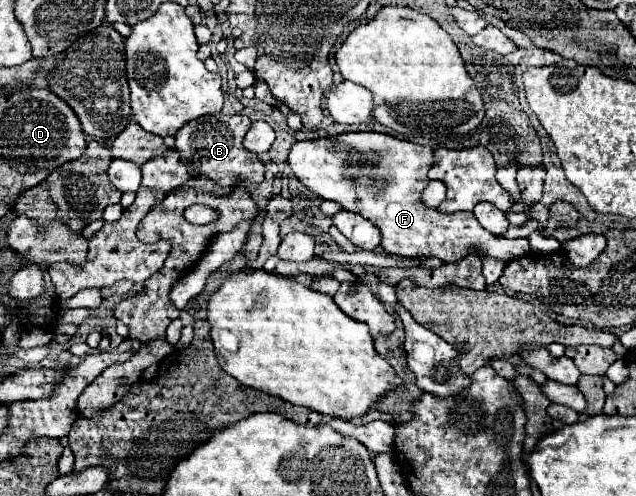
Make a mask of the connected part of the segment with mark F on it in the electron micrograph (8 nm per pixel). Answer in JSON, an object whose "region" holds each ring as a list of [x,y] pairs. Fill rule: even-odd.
{"region":[[[342,133],[336,137],[324,137],[316,141],[296,141],[290,149],[288,163],[292,173],[318,197],[340,203],[346,211],[354,211],[364,219],[370,219],[382,233],[382,247],[392,255],[406,257],[438,257],[444,263],[456,263],[470,253],[492,255],[500,261],[512,261],[530,253],[528,239],[506,239],[486,231],[474,217],[474,213],[440,213],[428,209],[420,201],[424,187],[428,185],[428,169],[432,167],[432,147],[422,147],[410,141],[402,141],[382,133]]]}

